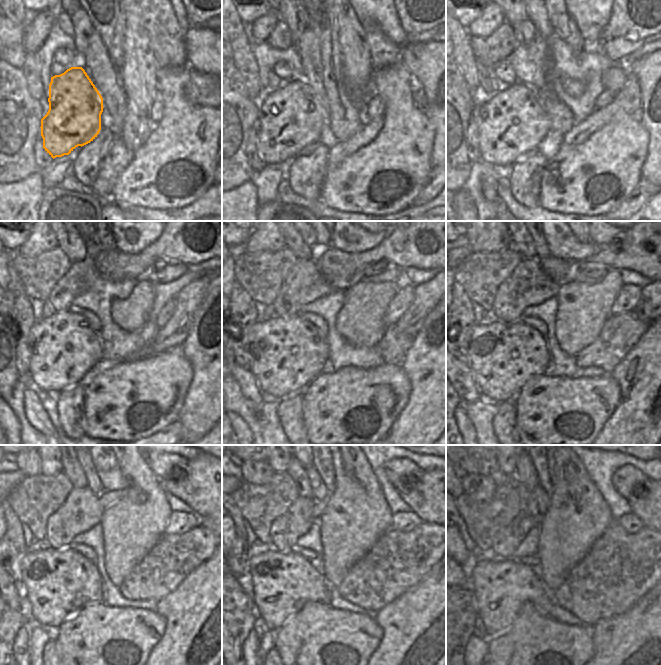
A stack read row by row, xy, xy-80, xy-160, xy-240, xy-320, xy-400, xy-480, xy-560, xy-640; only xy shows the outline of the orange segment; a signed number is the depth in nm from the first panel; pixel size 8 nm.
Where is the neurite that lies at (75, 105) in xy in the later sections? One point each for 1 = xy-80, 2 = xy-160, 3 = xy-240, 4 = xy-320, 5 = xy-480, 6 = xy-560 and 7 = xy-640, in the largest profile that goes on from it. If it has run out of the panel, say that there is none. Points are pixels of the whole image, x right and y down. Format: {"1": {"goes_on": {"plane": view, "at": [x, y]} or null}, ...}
{"1": {"goes_on": {"plane": "xy-80", "at": [291, 118]}}, "2": {"goes_on": {"plane": "xy-160", "at": [512, 123]}}, "3": {"goes_on": {"plane": "xy-240", "at": [63, 348]}}, "4": {"goes_on": {"plane": "xy-320", "at": [287, 353]}}, "5": {"goes_on": {"plane": "xy-480", "at": [57, 583]}}, "6": {"goes_on": {"plane": "xy-560", "at": [280, 583]}}, "7": {"goes_on": {"plane": "xy-640", "at": [501, 588]}}}

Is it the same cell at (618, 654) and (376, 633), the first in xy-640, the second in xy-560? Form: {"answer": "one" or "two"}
{"answer": "two"}

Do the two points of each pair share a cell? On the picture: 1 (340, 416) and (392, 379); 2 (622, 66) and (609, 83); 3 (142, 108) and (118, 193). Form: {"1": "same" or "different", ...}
{"1": "same", "2": "same", "3": "different"}

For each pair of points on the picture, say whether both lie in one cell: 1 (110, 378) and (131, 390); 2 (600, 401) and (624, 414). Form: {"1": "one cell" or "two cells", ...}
{"1": "one cell", "2": "two cells"}

